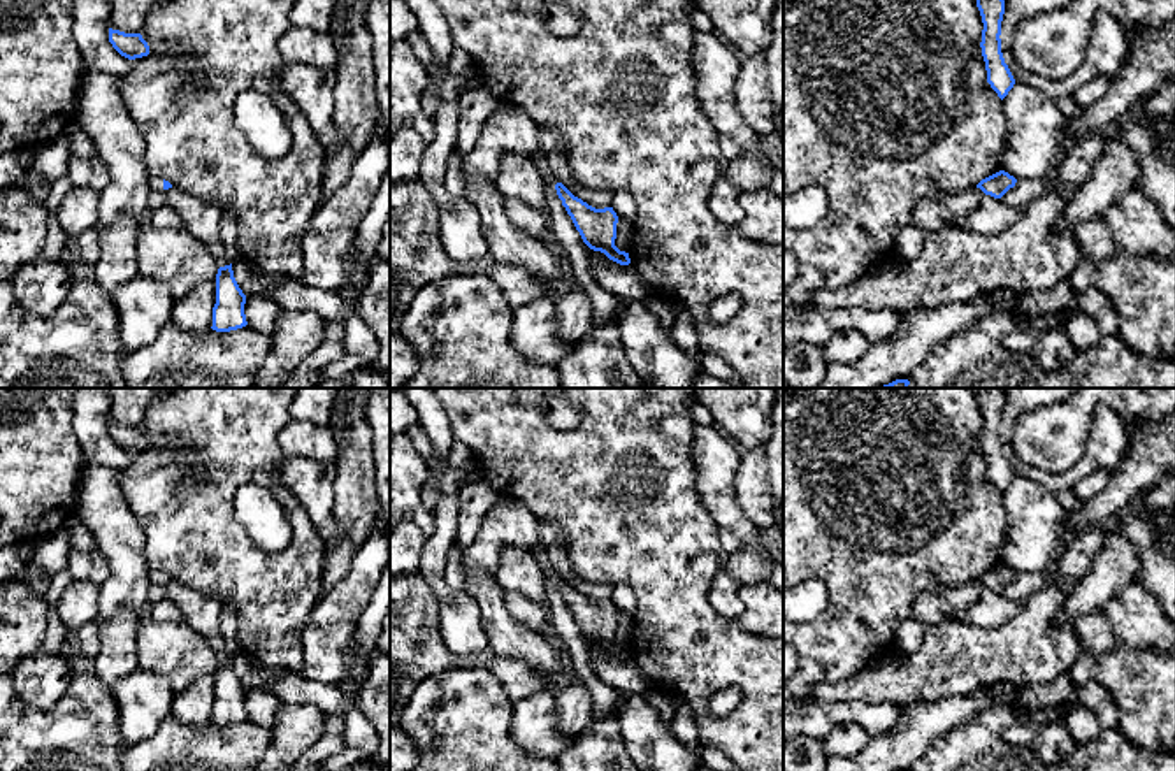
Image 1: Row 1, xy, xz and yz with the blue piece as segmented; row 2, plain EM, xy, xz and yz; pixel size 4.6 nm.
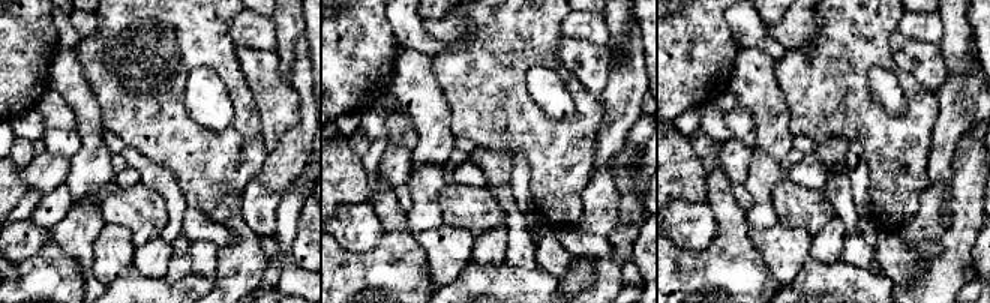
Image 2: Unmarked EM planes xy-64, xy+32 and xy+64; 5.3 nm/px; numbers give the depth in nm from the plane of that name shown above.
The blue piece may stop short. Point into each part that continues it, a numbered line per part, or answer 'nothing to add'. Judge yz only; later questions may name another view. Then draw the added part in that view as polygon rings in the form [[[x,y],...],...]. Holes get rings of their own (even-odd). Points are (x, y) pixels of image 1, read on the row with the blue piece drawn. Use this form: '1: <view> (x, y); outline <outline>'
nothing to add

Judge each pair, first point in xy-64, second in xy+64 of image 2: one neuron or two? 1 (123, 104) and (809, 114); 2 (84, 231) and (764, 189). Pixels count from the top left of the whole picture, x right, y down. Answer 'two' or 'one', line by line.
1: one
2: one

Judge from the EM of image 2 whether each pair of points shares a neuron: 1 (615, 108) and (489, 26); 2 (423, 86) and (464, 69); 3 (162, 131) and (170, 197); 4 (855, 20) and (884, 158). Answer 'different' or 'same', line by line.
1: different
2: different
3: different
4: same

